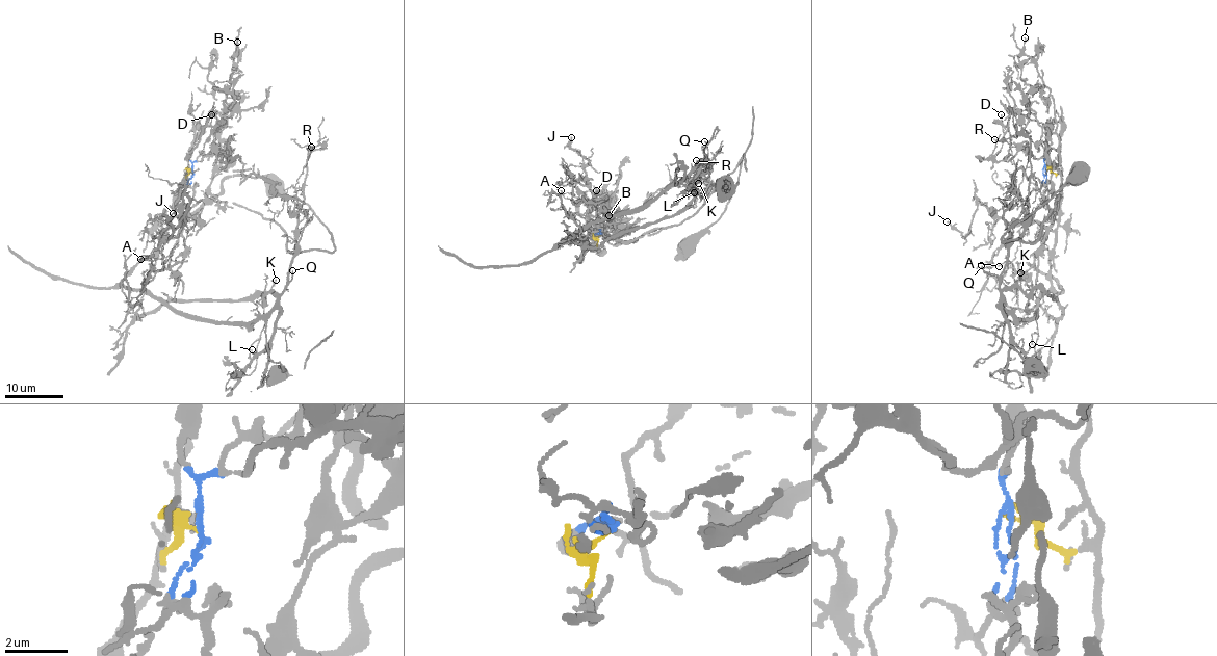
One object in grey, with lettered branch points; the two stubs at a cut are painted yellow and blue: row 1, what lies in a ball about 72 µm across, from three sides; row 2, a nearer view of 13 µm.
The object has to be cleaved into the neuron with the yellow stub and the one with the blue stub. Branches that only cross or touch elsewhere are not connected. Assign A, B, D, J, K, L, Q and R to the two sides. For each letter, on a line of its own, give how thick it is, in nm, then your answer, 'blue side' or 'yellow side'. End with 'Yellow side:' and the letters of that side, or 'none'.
A: 80 nm thick; blue side
B: 190 nm thick; blue side
D: 100 nm thick; blue side
J: 150 nm thick; blue side
K: 90 nm thick; yellow side
L: 70 nm thick; yellow side
Q: 100 nm thick; yellow side
R: 100 nm thick; yellow side
Yellow side: K, L, Q, R

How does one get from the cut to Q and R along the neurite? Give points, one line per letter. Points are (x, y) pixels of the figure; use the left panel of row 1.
Q: (192, 173), (163, 218), (160, 244), (122, 283), (186, 314), (255, 321), (275, 304), (291, 271)
R: (192, 173), (160, 244), (122, 283), (186, 314), (255, 321), (286, 284), (306, 224), (295, 184), (311, 148)

